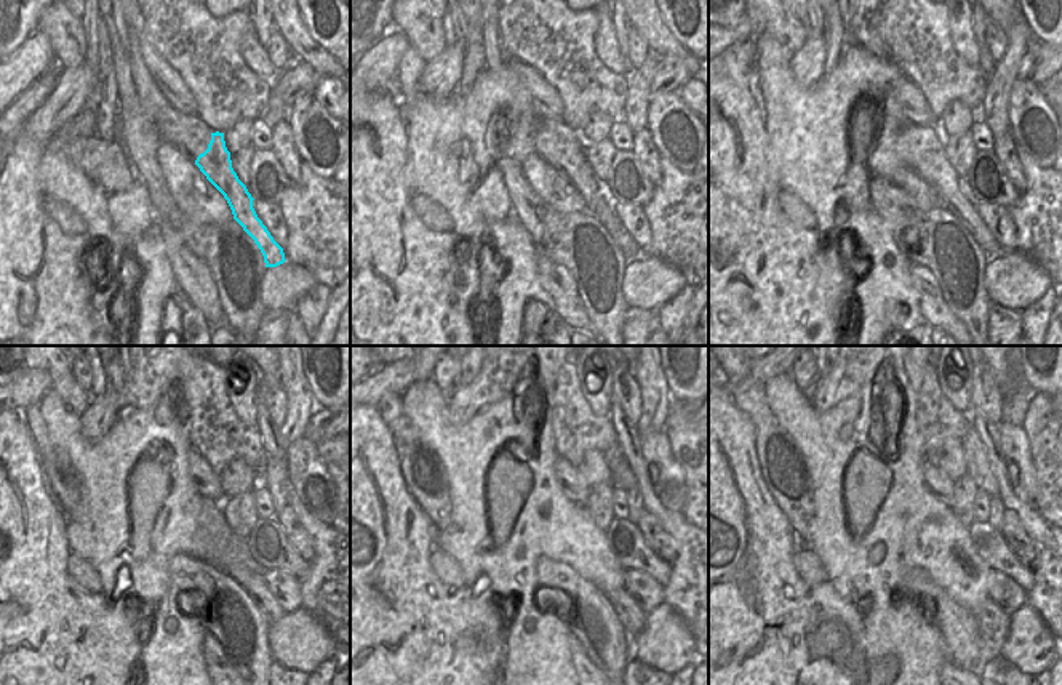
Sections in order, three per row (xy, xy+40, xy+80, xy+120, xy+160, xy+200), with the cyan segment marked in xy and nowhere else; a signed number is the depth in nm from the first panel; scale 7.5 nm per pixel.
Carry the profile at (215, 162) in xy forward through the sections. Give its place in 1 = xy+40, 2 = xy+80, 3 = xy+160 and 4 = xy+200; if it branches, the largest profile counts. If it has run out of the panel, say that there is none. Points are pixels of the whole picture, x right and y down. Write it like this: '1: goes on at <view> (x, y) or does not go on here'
1: goes on at xy+40 (584, 180)
2: goes on at xy+80 (958, 205)
3: goes on at xy+160 (621, 600)
4: goes on at xy+200 (989, 604)

